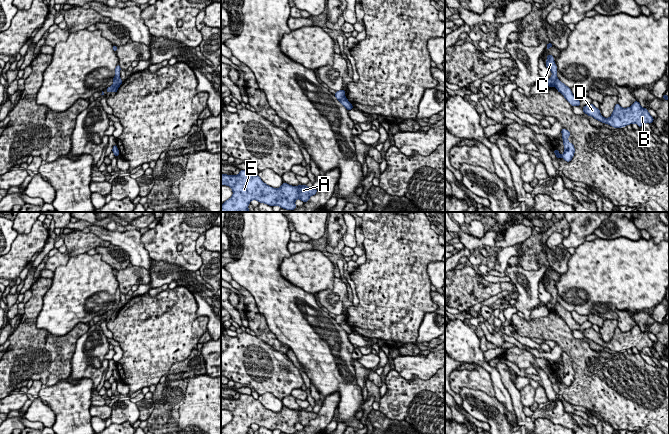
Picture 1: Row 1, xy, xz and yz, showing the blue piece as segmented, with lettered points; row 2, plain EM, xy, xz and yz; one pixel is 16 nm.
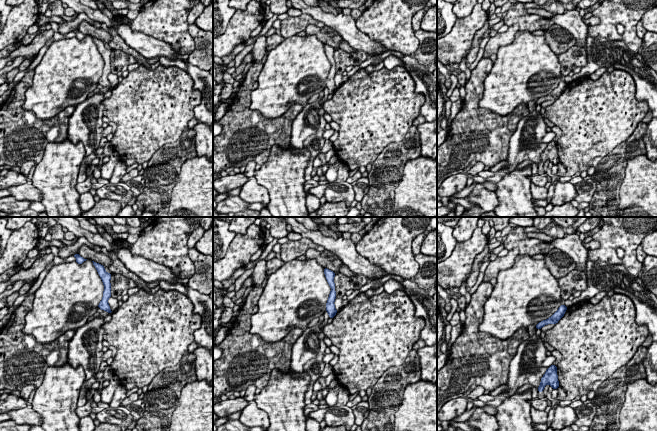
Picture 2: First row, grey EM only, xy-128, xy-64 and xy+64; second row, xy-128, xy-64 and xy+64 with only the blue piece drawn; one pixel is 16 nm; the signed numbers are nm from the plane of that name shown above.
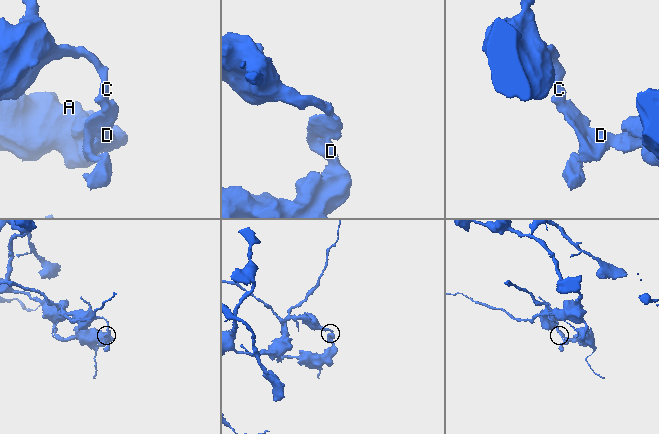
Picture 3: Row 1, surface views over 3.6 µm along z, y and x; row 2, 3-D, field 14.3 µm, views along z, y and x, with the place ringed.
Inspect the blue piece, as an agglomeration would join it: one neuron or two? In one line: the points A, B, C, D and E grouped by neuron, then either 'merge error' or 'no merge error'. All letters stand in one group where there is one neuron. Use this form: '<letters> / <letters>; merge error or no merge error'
A B D E / C; merge error

